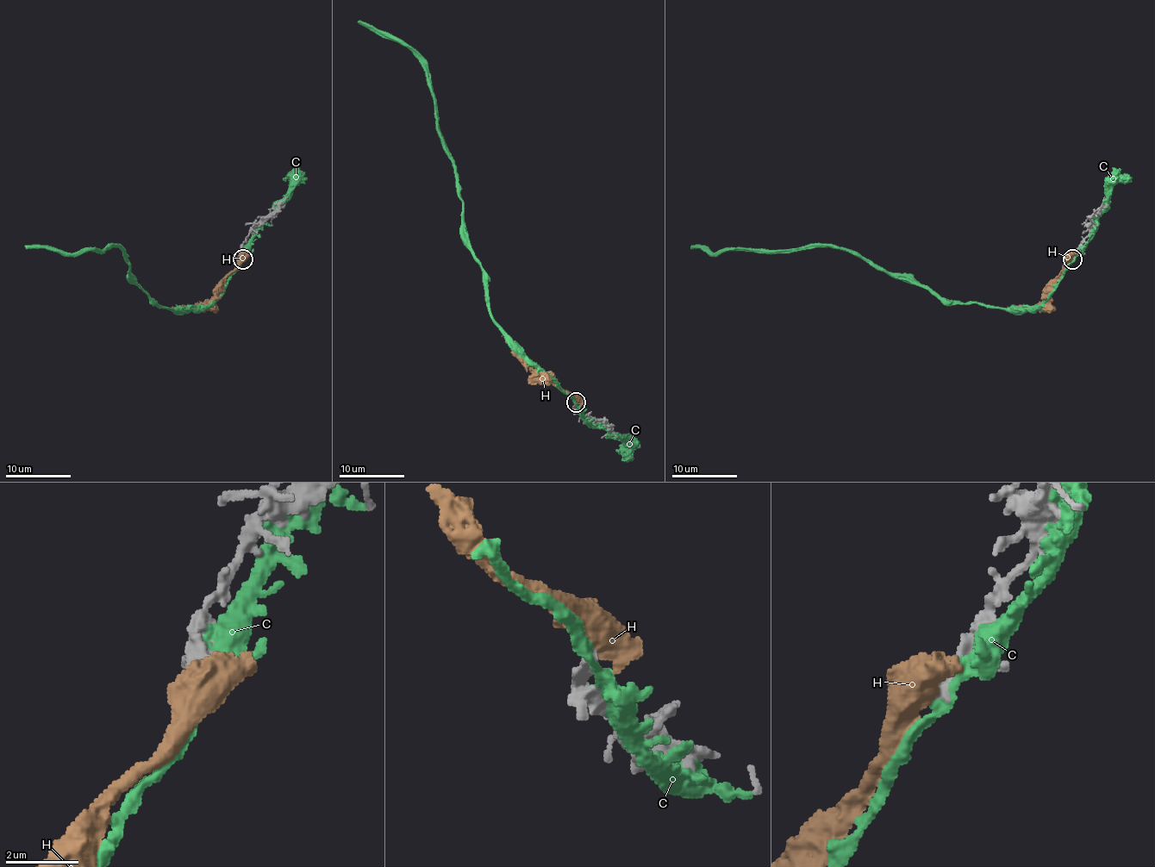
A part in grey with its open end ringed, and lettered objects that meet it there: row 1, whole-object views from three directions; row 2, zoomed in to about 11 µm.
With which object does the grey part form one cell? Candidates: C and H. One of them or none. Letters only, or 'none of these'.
none of these

